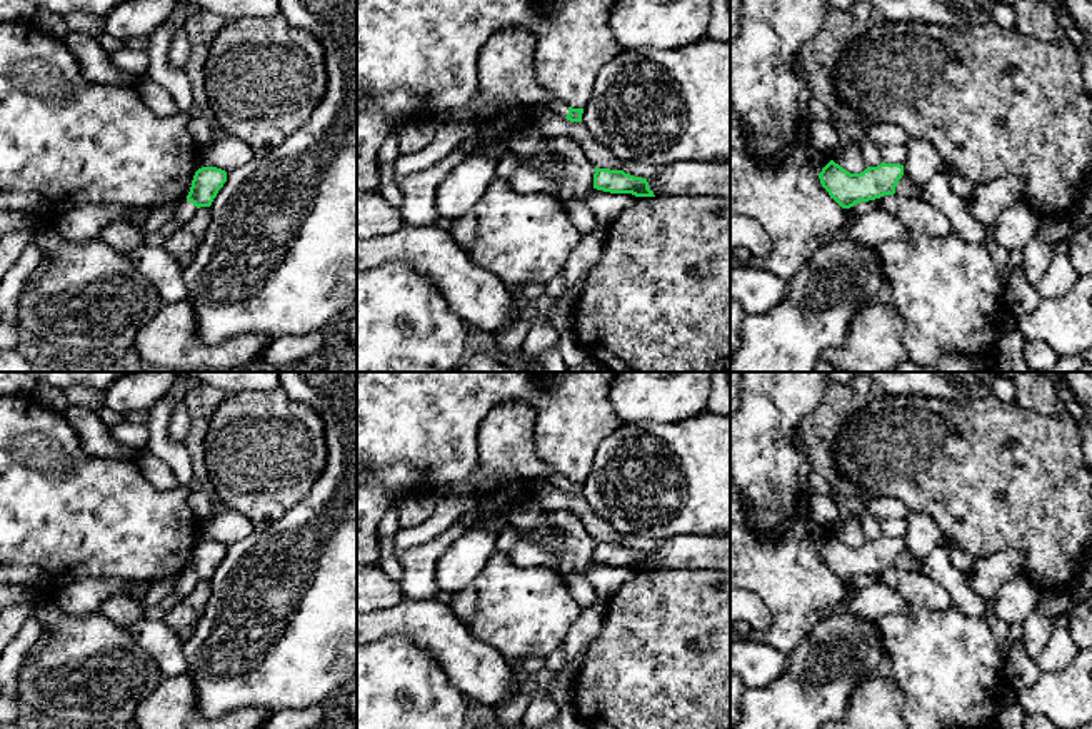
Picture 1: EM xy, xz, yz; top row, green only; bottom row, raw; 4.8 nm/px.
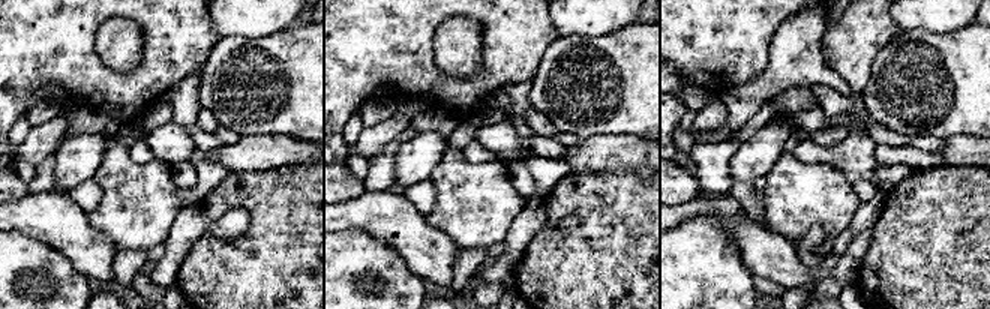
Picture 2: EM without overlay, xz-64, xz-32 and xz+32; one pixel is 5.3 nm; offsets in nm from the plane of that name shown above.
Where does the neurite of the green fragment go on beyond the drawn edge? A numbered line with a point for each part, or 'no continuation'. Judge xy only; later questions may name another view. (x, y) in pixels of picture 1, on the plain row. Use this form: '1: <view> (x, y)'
1: xy (184, 584)

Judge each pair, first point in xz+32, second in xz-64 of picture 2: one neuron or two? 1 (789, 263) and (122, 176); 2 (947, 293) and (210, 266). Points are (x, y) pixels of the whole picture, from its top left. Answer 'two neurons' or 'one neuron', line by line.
1: two neurons
2: one neuron

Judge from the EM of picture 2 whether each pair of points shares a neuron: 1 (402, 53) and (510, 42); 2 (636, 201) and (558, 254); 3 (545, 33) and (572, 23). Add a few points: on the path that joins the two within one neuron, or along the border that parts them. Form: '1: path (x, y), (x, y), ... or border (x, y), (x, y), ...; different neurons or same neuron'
1: path (432, 83), (437, 87), (476, 87), (491, 72); same neuron
2: path (617, 221), (609, 222), (578, 254); same neuron
3: border (549, 15), (554, 29), (560, 35); different neurons

